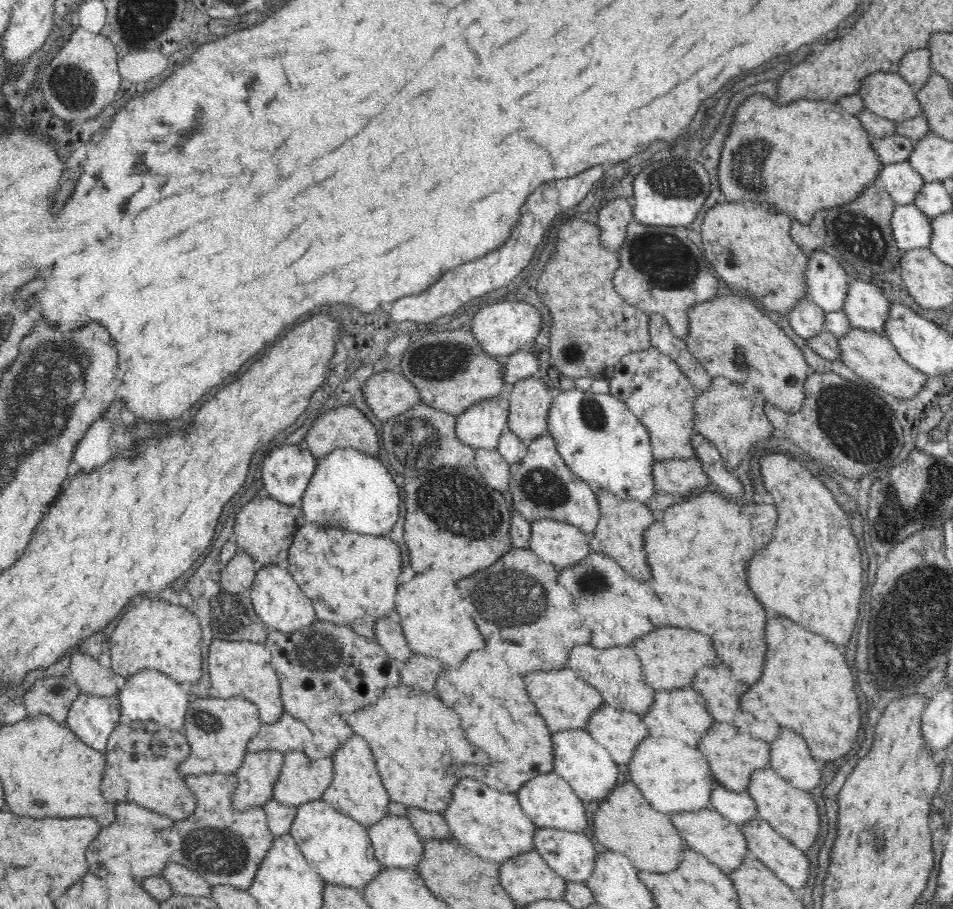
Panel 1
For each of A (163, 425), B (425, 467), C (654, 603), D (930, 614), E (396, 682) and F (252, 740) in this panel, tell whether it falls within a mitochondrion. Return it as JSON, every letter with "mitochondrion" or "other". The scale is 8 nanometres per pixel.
{"A":"other","B":"mitochondrion","C":"other","D":"mitochondrion","E":"other","F":"other"}

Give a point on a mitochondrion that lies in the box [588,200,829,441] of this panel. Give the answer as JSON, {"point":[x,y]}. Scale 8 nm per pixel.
{"point":[663,258]}

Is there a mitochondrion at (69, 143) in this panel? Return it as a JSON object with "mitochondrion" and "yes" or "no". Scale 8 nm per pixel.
{"mitochondrion":"no"}

